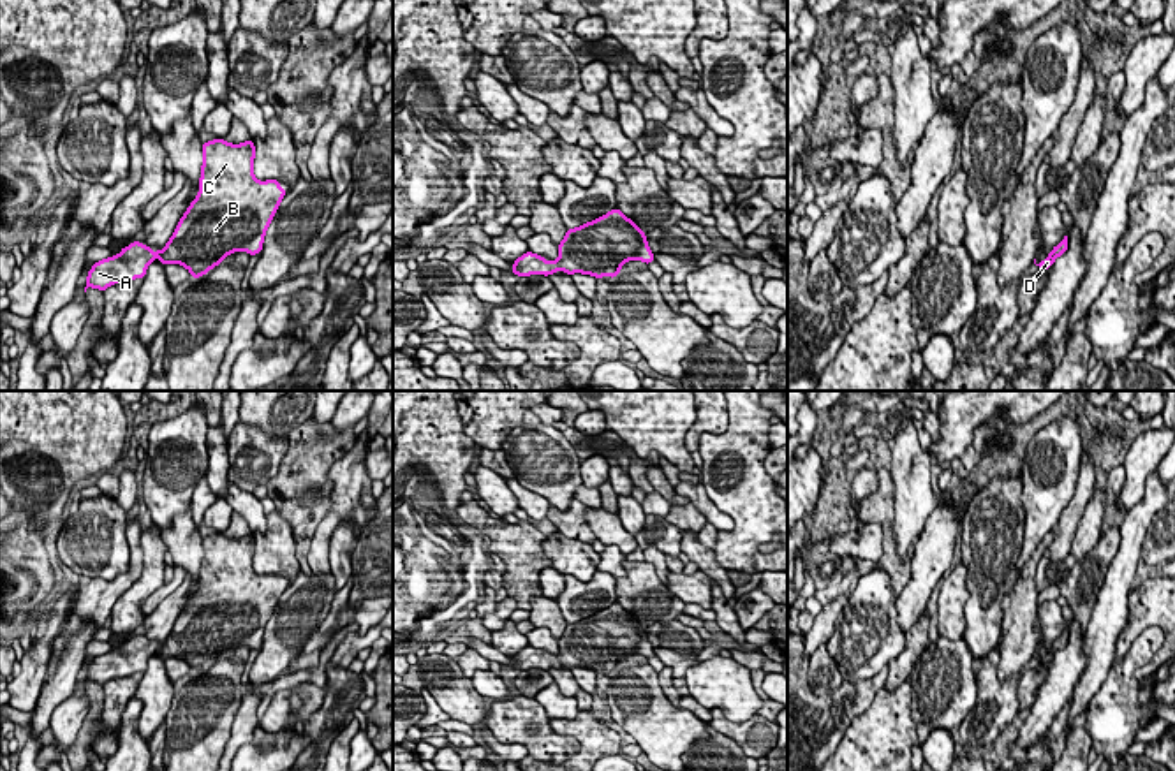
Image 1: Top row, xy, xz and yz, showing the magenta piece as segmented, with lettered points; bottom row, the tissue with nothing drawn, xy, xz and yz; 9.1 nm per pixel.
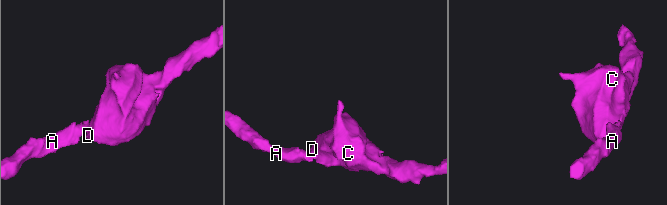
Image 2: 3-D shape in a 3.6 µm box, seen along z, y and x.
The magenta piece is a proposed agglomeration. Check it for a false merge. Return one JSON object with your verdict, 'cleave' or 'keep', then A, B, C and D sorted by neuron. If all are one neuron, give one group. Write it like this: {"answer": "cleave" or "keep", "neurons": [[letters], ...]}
{"answer": "keep", "neurons": [["A", "B", "C", "D"]]}

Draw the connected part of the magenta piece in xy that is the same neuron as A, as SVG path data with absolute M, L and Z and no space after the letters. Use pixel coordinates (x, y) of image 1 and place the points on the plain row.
M224 533L203 537L199 588L180 613L162 644L134 635L115 651L99 655L88 665L86 681L106 685L118 676L146 671L146 660L159 653L181 658L199 672L233 646L255 650L262 644L271 618L287 583L277 574L254 570L254 535L231 539Z

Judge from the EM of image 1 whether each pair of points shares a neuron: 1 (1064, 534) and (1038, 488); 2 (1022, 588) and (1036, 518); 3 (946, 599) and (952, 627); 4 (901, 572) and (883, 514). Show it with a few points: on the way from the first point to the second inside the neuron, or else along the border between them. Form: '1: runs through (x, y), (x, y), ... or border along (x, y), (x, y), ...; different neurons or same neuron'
1: border along (1075, 484), (1071, 499), (1052, 528); different neurons
2: border along (1052, 528), (1024, 564), (1019, 576); different neurons
3: runs through (950, 606), (952, 620); same neuron
4: runs through (890, 558), (888, 528); same neuron

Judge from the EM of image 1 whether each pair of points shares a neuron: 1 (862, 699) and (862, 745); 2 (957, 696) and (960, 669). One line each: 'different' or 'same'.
1: different
2: same

